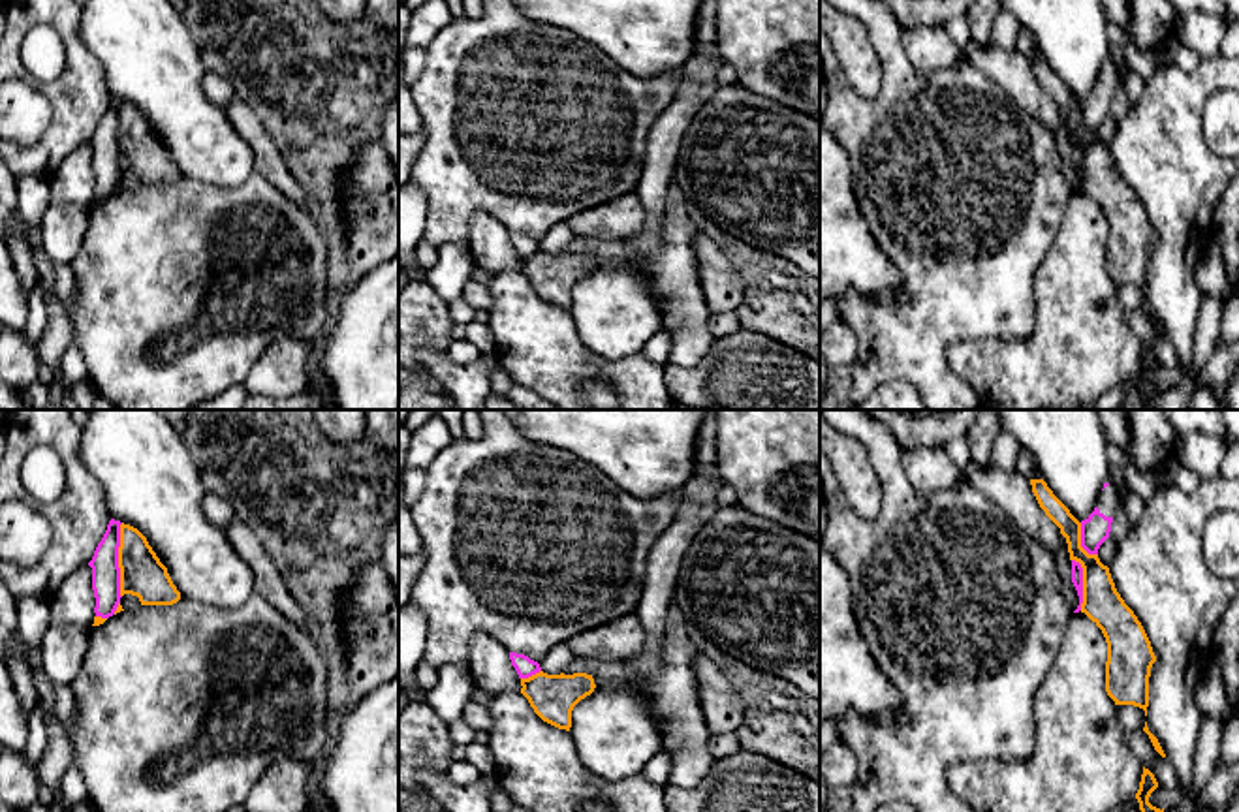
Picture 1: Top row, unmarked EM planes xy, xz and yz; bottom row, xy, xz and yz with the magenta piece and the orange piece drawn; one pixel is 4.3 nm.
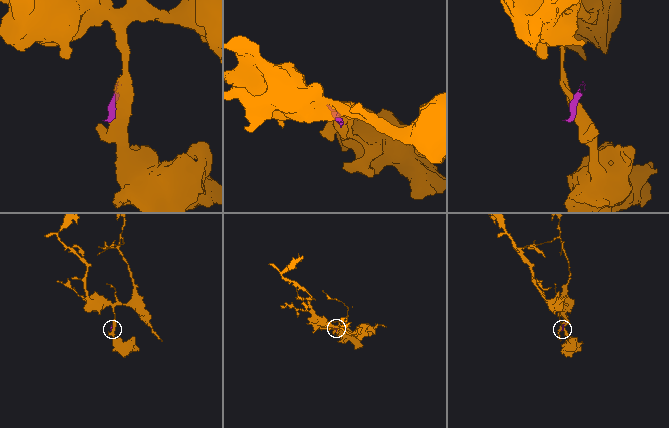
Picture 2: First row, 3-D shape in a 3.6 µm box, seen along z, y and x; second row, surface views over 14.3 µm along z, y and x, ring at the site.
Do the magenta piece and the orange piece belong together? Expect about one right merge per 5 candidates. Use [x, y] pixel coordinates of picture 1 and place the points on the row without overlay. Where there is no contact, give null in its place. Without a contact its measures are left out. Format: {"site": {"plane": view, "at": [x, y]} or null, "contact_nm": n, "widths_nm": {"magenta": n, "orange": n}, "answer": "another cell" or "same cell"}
{"site": {"plane": "xy", "at": [117, 140]}, "contact_nm": 320, "widths_nm": {"magenta": 130, "orange": 190}, "answer": "another cell"}

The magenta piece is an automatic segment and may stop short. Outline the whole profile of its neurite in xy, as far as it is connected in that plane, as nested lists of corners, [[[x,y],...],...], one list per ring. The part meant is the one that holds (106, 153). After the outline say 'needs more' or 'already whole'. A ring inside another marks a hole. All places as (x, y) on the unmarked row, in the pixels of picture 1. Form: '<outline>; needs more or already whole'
[[[109,100],[105,113],[88,141],[96,177],[94,192],[102,197],[113,195],[122,177],[118,147],[120,103],[120,100]]]; already whole

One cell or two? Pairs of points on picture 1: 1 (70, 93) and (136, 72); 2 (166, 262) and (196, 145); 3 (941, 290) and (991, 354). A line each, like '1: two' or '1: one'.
1: two
2: two
3: two

